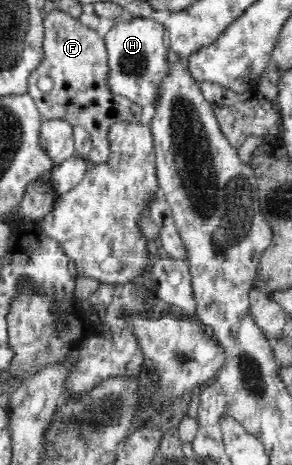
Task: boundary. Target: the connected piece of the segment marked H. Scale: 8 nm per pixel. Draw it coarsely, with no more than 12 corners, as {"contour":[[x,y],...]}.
{"contour":[[118,20],[104,38],[111,90],[153,105],[168,69],[163,25]]}

